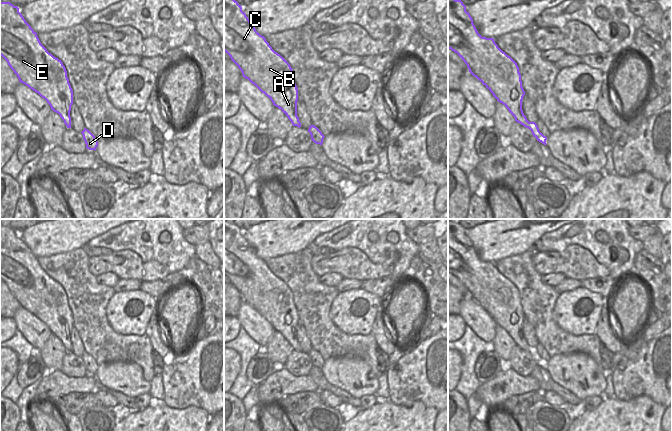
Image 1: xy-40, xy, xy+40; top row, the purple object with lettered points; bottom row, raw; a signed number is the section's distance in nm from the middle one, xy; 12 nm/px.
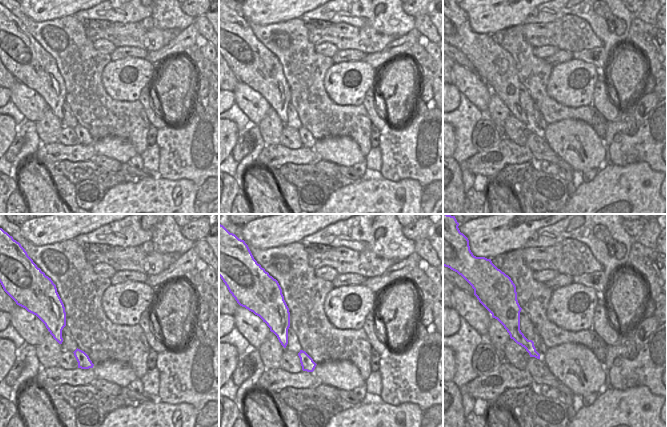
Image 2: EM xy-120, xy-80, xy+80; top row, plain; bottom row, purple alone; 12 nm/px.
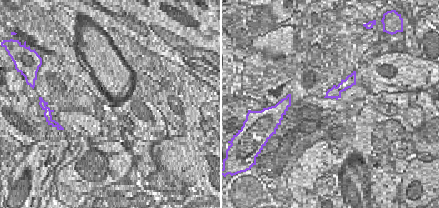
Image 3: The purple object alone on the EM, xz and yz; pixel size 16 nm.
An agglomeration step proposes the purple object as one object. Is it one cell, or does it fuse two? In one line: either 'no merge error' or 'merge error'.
merge error

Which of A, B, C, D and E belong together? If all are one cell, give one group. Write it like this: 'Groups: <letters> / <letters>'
Groups: A B C E / D.

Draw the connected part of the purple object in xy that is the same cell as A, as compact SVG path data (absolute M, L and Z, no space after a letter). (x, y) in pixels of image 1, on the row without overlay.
M224 221L224 275L241 294L244 302L254 308L270 322L273 329L282 334L293 350L301 351L297 340L298 313L290 288L275 276L265 261L260 259L254 248L233 222Z

